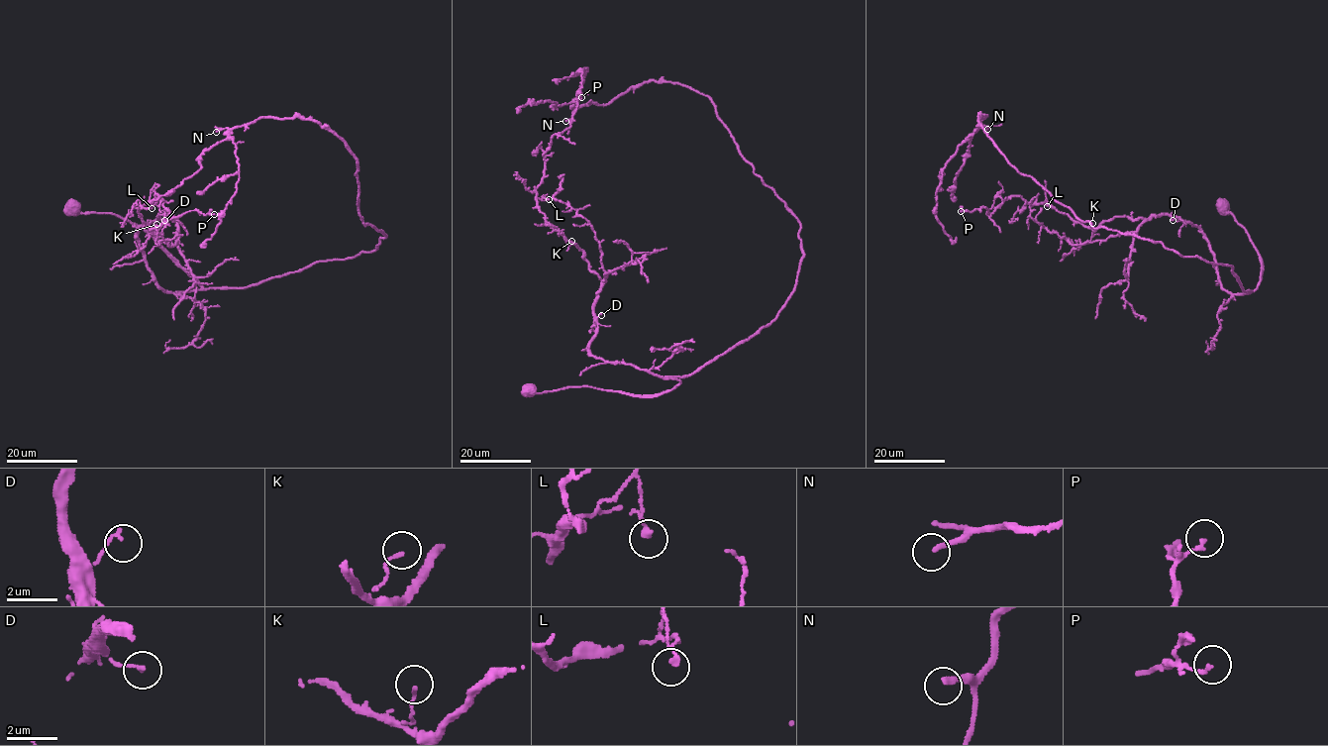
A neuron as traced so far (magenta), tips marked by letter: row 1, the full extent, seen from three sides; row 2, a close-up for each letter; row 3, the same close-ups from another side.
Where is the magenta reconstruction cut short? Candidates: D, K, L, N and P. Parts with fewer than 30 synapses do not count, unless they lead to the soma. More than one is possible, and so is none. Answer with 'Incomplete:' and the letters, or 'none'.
Incomplete: N

